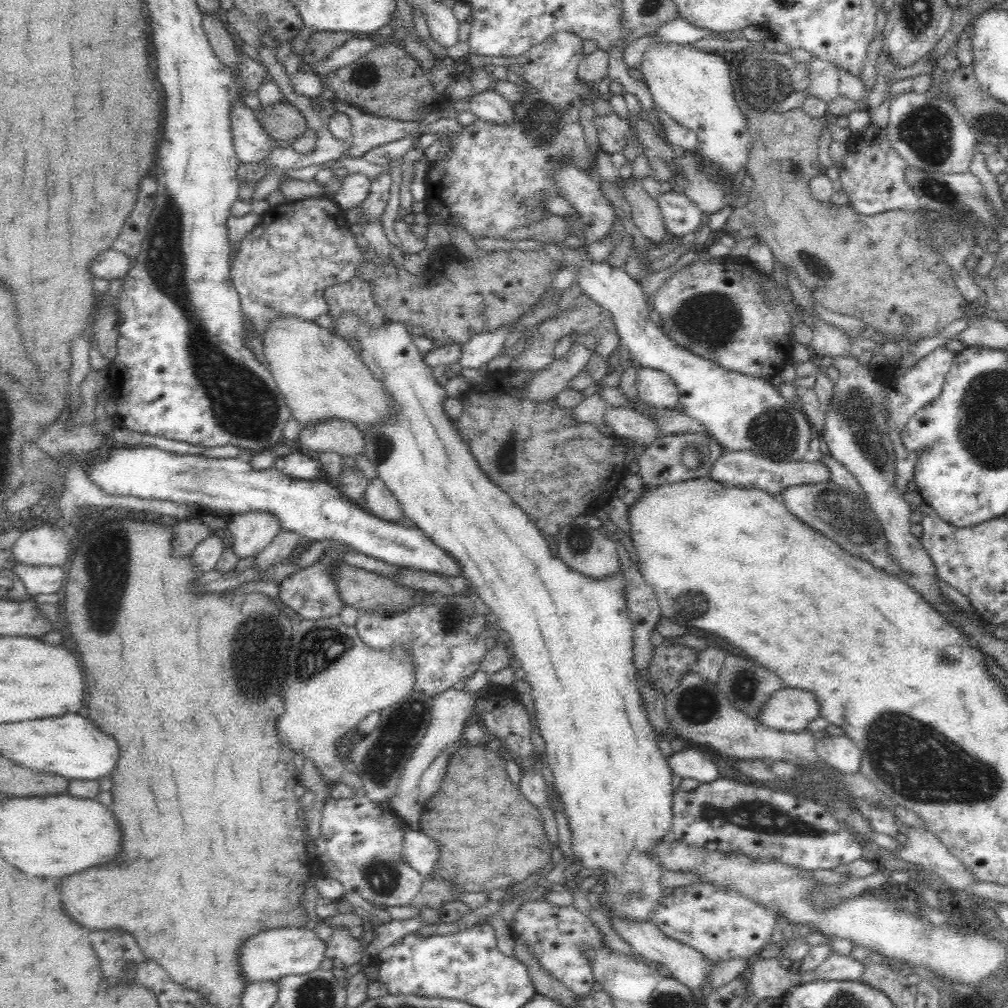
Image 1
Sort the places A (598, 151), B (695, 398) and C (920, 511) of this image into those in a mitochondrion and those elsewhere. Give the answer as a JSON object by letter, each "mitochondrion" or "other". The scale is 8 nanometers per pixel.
{"A":"other","B":"other","C":"other"}

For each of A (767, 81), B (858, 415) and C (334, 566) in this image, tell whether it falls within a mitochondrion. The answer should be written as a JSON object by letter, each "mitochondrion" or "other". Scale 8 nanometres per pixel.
{"A":"mitochondrion","B":"mitochondrion","C":"other"}

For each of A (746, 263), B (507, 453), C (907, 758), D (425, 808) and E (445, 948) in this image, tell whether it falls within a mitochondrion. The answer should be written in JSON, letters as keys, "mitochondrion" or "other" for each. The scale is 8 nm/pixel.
{"A":"other","B":"mitochondrion","C":"mitochondrion","D":"other","E":"other"}

